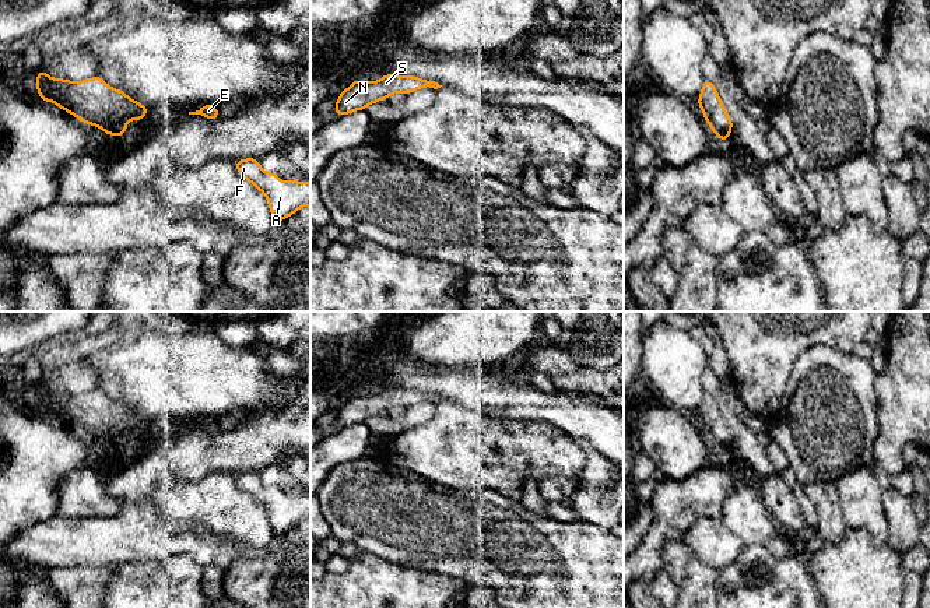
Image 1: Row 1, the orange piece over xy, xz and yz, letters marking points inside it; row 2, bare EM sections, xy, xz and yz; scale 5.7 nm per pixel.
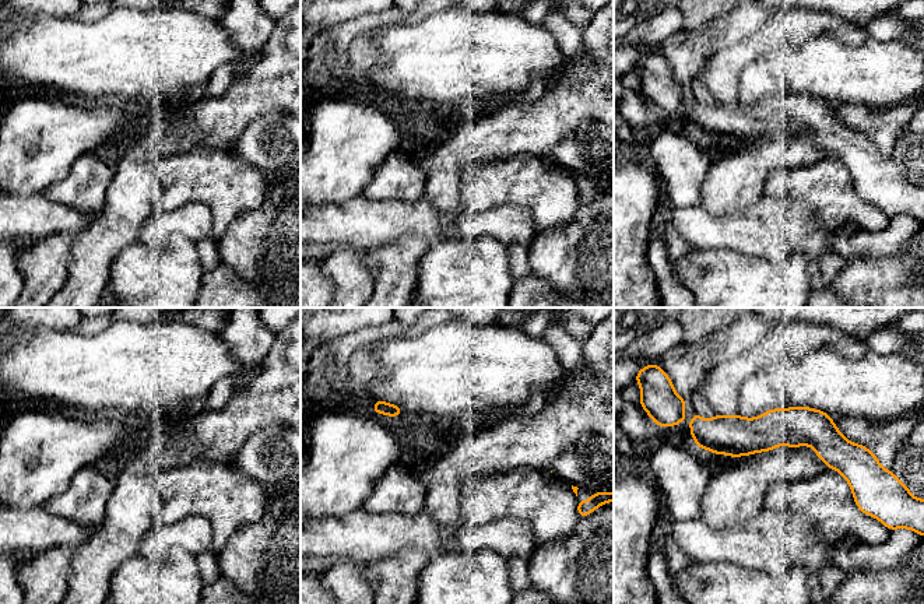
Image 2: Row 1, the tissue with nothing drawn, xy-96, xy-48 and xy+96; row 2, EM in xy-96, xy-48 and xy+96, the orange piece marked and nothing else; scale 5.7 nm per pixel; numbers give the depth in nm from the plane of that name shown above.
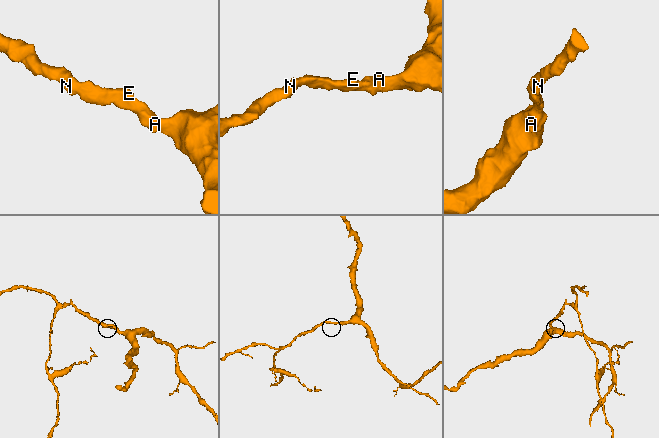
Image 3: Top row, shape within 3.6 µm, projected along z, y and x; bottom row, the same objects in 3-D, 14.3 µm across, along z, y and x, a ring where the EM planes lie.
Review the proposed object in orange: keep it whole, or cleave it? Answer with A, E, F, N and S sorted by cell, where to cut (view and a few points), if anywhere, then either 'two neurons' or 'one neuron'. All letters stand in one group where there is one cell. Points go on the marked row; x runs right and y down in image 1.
A E F N S | no cut | one neuron

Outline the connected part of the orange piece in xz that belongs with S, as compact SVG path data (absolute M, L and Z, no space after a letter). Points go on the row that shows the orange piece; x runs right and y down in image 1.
M385 74L375 82L354 80L354 82L338 95L334 112L337 116L343 116L354 110L364 110L368 105L380 102L392 94L403 92L407 95L408 92L425 87L438 89L442 85L435 81L427 81L413 75L396 74Z

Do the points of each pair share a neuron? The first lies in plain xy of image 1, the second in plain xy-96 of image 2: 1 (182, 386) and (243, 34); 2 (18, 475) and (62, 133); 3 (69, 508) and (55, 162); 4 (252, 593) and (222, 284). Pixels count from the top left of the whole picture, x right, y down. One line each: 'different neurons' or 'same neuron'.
1: different neurons
2: same neuron
3: different neurons
4: different neurons

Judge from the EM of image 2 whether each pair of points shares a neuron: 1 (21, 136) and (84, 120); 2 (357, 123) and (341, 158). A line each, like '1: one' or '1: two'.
1: one
2: one

